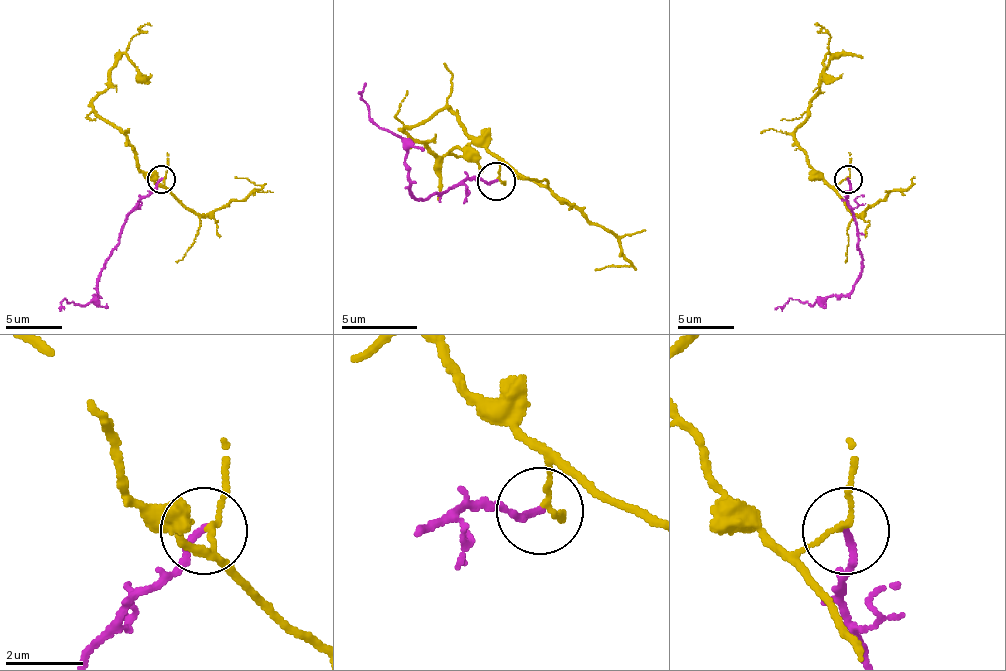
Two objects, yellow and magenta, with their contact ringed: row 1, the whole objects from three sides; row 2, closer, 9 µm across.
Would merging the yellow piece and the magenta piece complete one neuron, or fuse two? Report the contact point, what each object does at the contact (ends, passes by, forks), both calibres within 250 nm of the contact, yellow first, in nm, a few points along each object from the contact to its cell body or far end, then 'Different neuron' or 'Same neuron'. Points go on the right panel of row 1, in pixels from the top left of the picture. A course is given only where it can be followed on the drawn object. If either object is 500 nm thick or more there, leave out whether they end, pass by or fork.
Place: (848, 179). At the ring yellow passes by. At the ring magenta ends. Thickness 110 nm (yellow) against 180 nm. Course of yellow: (847, 180), (830, 186), (808, 163), (794, 135), (819, 87), (828, 53), (825, 73), (836, 78), (842, 73). Course of magenta: (847, 180), (847, 208), (862, 256), (859, 282), (845, 296), (811, 304), (799, 299), (774, 310). Different neuron

